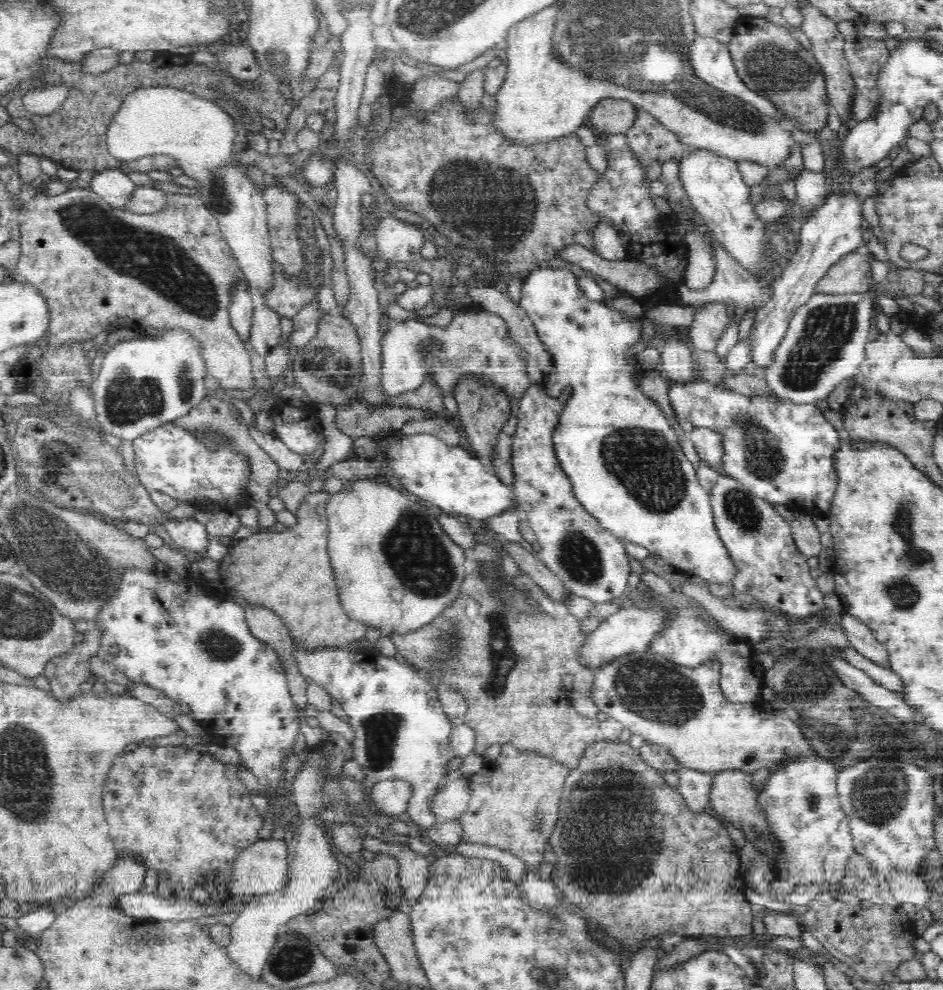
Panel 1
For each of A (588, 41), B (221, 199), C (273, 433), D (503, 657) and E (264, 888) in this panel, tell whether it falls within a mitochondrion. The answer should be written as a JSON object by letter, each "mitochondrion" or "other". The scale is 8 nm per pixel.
{"A":"mitochondrion","B":"mitochondrion","C":"other","D":"mitochondrion","E":"other"}

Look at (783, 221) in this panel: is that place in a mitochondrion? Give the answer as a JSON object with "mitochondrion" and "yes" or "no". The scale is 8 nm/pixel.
{"mitochondrion":"no"}

